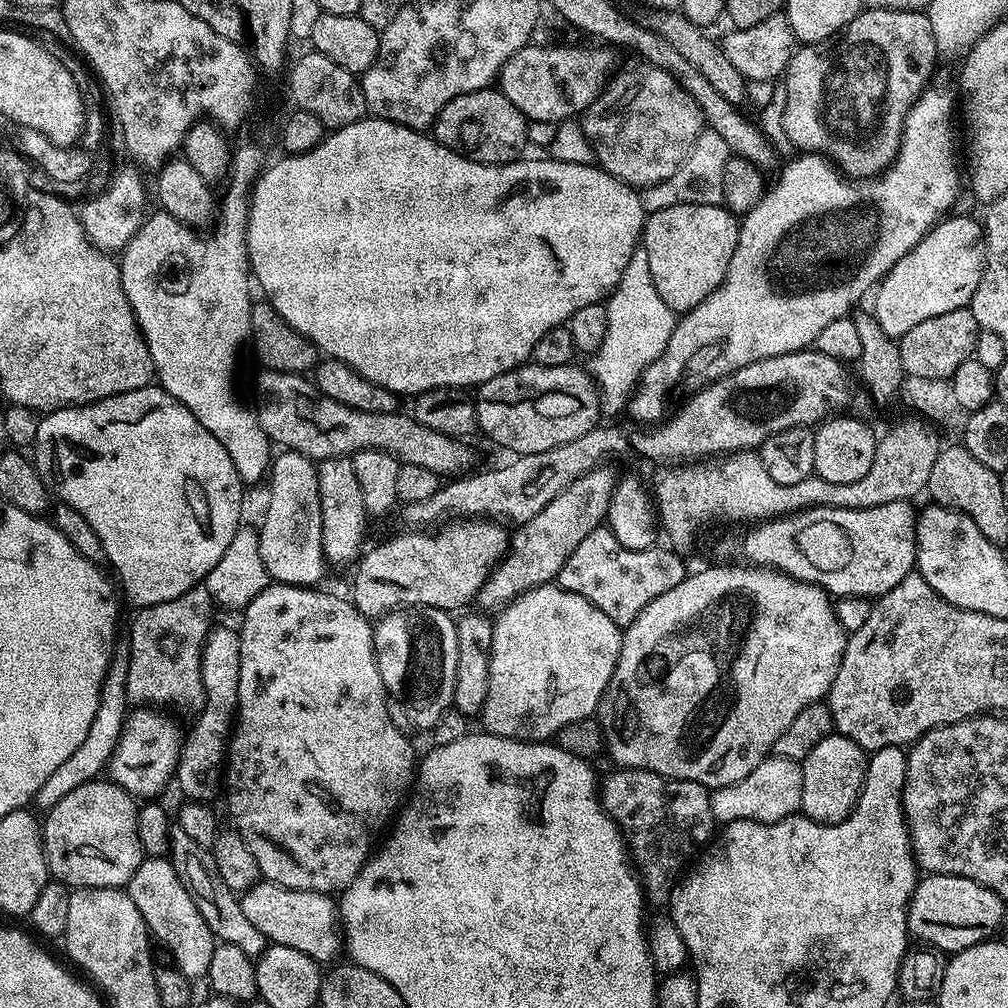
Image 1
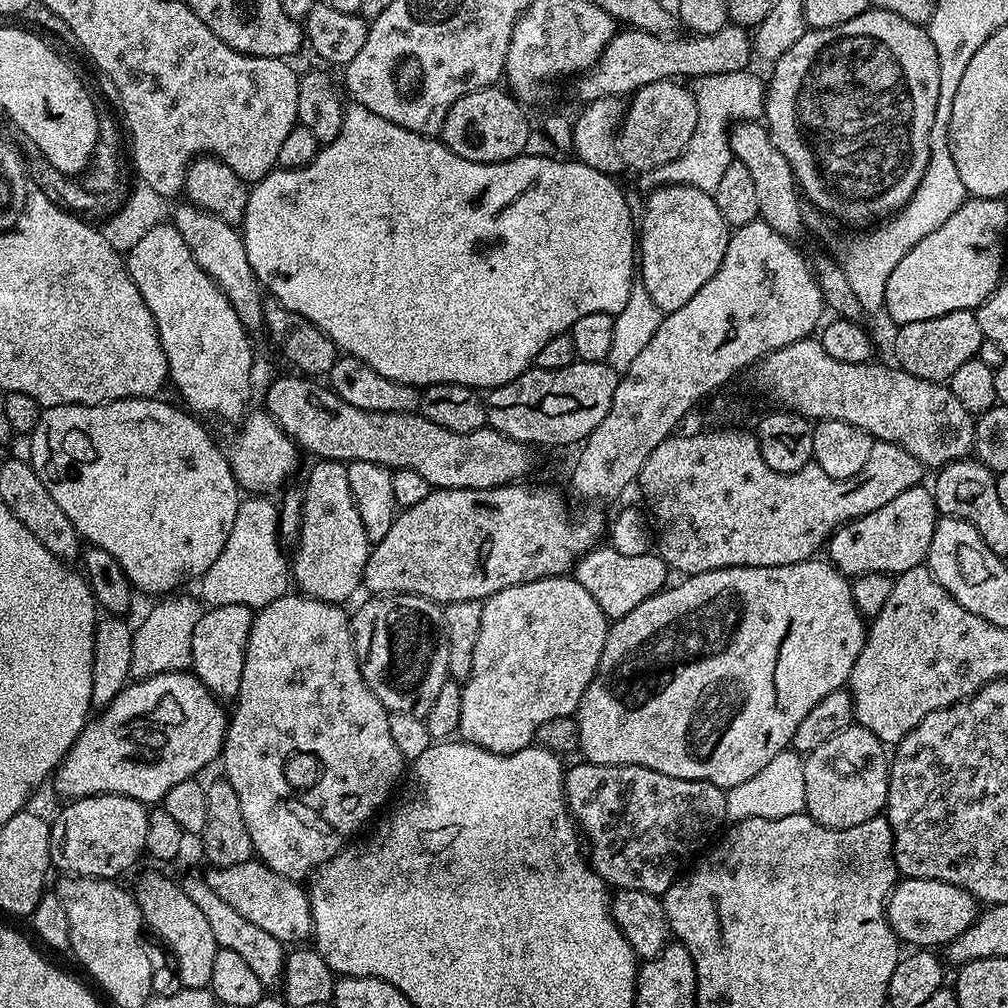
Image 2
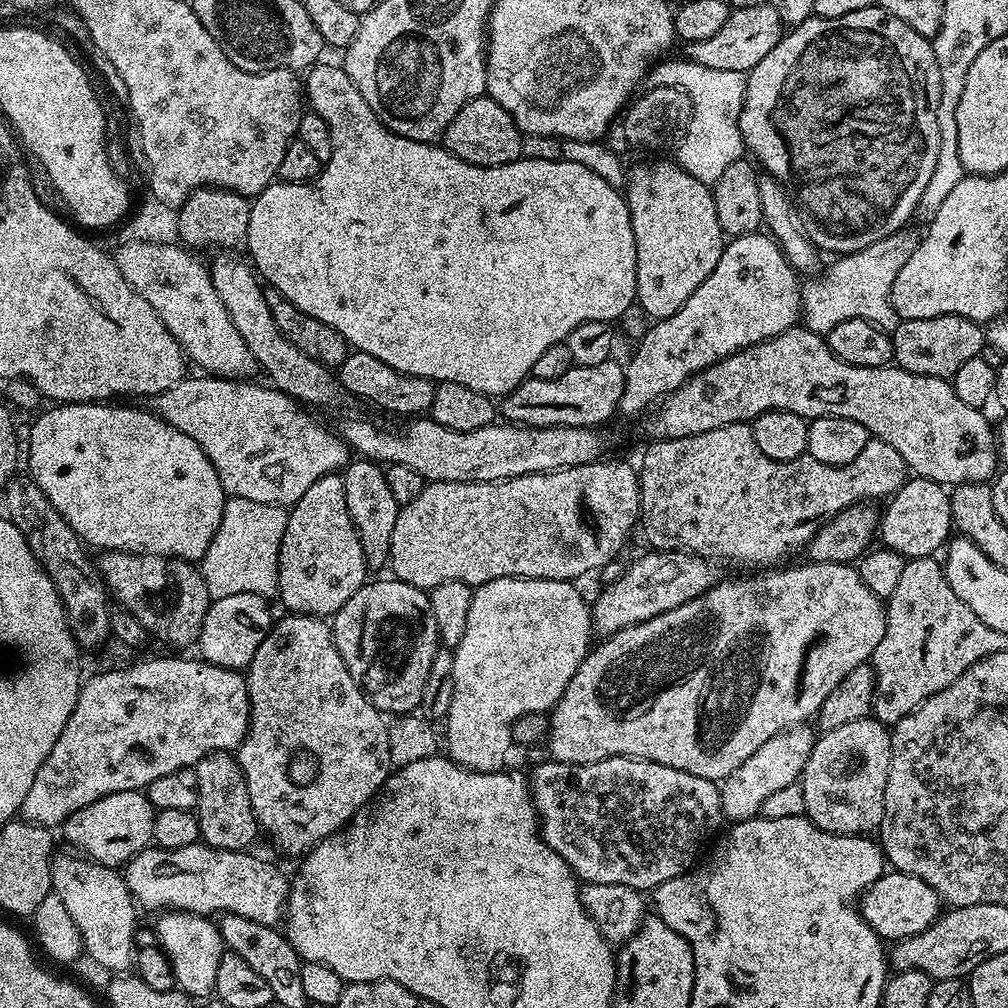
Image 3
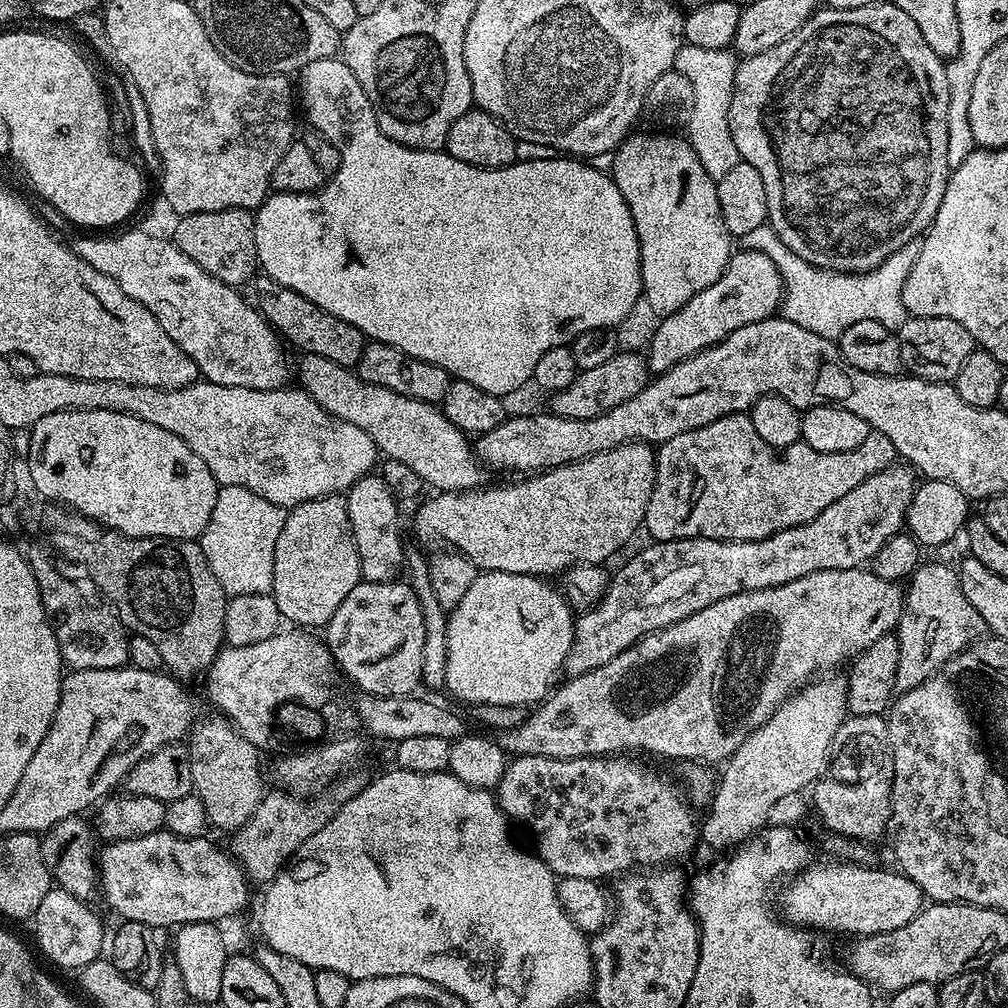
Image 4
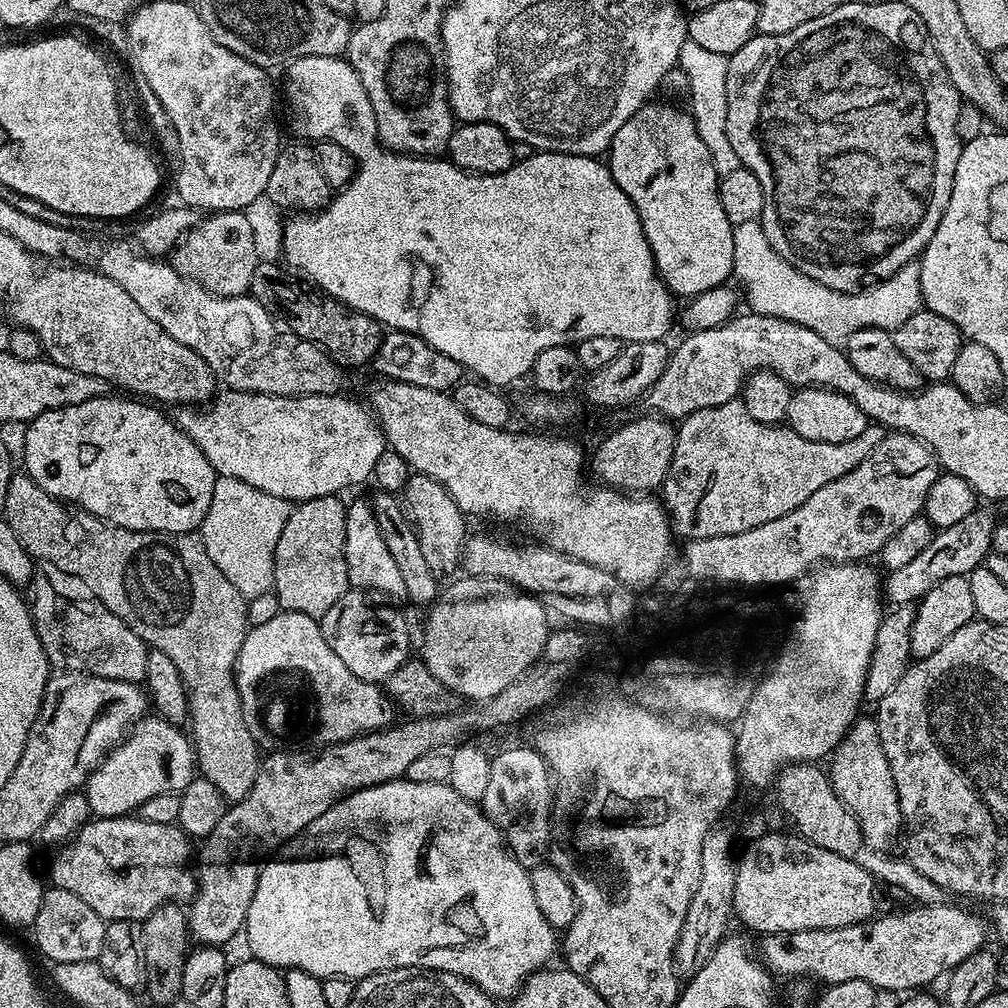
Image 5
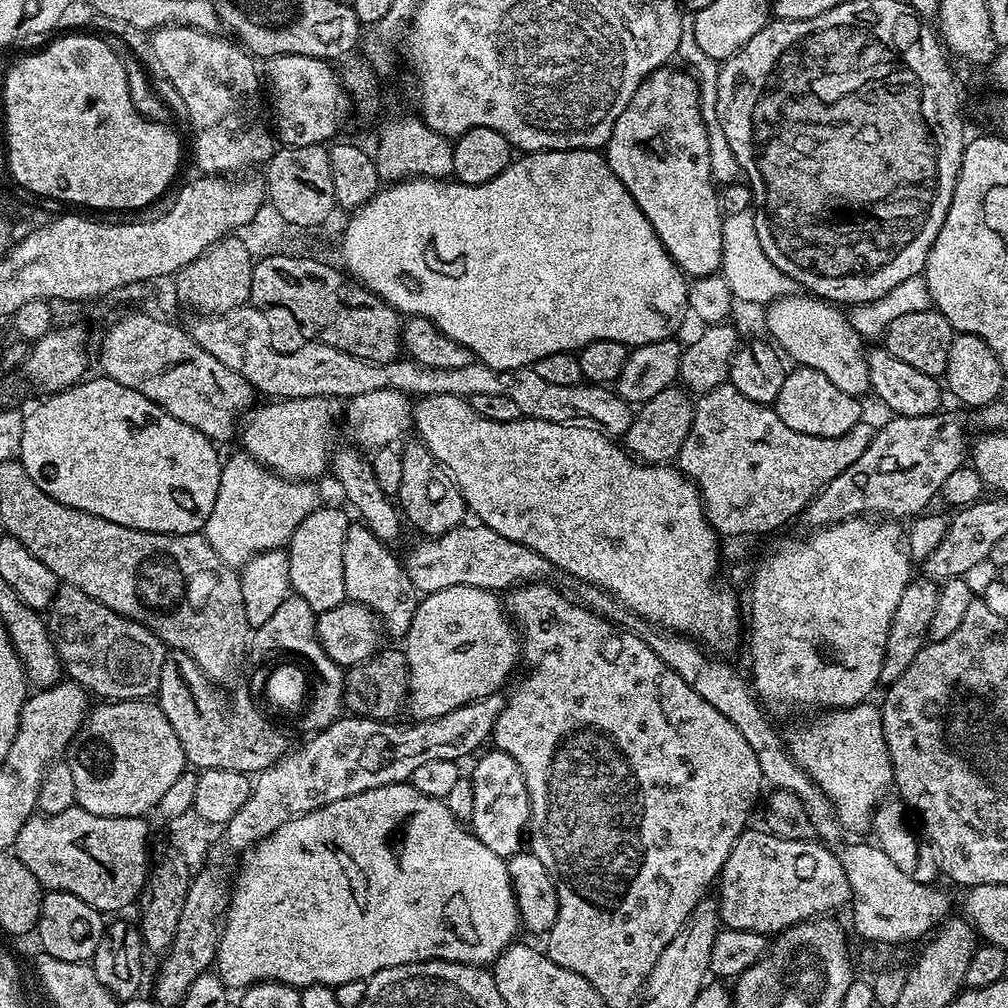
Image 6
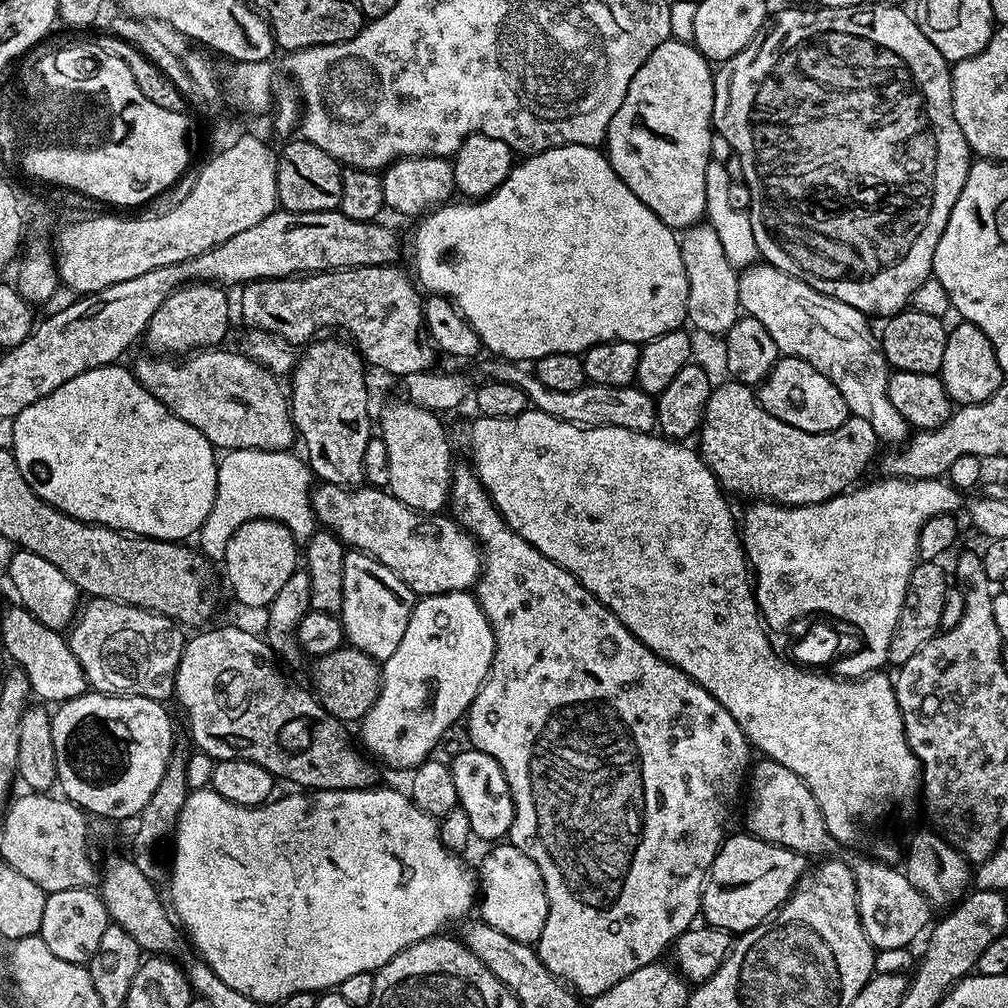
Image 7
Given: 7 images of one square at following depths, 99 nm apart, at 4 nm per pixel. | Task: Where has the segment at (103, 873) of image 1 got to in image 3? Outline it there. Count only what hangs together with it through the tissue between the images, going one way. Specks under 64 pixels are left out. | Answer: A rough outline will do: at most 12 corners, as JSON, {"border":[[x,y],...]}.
{"border":[[122,790],[64,820],[69,849],[119,869],[153,843],[157,809]]}

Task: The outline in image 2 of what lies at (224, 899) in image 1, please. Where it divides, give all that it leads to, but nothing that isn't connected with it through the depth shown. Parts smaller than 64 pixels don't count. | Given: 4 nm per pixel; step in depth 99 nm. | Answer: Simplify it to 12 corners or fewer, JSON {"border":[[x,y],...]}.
{"border":[[182,880],[217,949],[234,950],[264,989],[284,978],[284,943],[246,922],[208,885]]}

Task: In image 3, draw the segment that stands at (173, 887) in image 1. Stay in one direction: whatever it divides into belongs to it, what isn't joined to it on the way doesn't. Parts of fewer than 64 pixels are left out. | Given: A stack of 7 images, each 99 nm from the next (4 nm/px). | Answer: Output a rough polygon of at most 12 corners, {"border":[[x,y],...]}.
{"border":[[168,910],[156,924],[176,988],[211,997],[226,951],[209,917]]}

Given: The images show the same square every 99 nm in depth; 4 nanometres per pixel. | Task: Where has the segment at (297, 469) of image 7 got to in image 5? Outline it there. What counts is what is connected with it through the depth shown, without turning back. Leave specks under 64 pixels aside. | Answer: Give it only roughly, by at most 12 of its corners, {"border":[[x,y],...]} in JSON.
{"border":[[216,478],[198,535],[238,594],[272,588],[293,501]]}

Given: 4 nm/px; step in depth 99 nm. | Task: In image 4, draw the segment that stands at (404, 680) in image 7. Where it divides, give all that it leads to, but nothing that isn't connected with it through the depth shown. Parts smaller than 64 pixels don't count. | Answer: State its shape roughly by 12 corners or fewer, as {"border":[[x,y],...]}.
{"border":[[481,571],[448,612],[446,688],[536,706],[574,610],[538,576]]}

